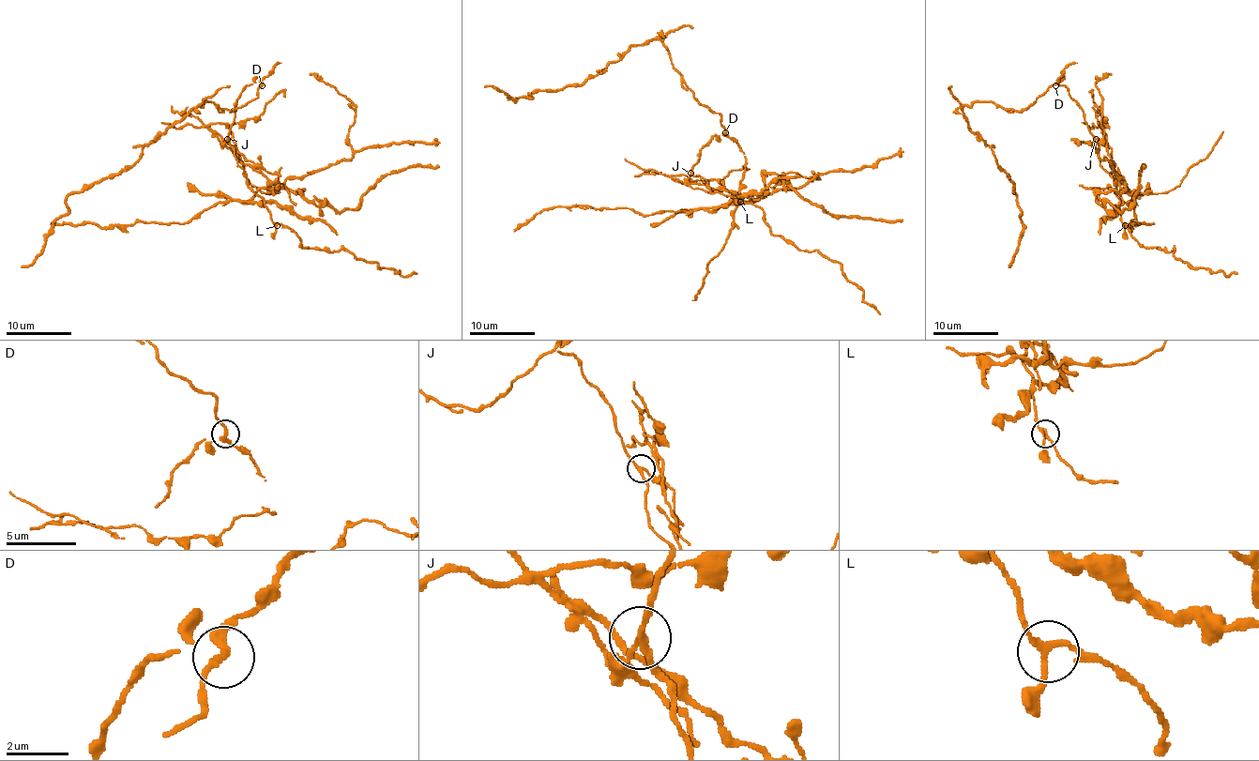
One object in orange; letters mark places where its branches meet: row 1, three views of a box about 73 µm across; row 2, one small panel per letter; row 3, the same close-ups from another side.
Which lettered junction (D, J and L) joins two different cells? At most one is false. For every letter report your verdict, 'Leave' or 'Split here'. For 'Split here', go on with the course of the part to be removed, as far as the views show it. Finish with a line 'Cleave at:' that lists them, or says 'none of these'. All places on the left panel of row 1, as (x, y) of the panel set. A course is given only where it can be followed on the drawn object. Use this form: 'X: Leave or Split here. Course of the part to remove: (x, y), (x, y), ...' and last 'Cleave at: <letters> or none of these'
D: Leave
J: Split here. Course of the part to remove: (227, 139), (222, 142), (235, 148), (271, 183), (260, 188), (249, 199), (216, 203), (182, 223), (50, 223)
L: Leave
Cleave at: J

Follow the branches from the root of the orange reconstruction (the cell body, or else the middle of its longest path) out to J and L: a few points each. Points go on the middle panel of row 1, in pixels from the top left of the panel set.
J: (721, 135), (715, 135), (701, 150), (690, 173)
L: (721, 135), (715, 135), (701, 150), (690, 173), (701, 175), (712, 192), (721, 192), (740, 202)

